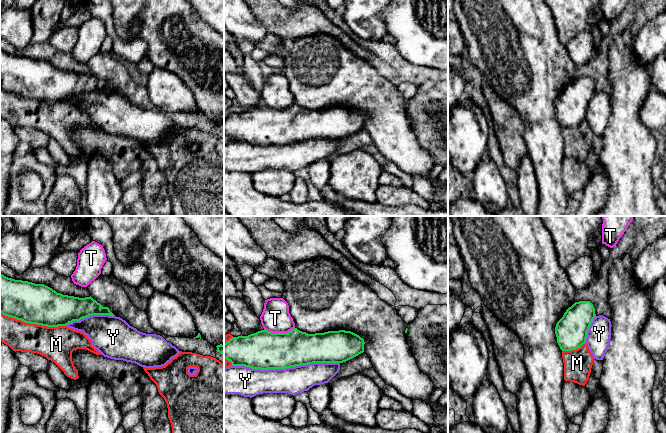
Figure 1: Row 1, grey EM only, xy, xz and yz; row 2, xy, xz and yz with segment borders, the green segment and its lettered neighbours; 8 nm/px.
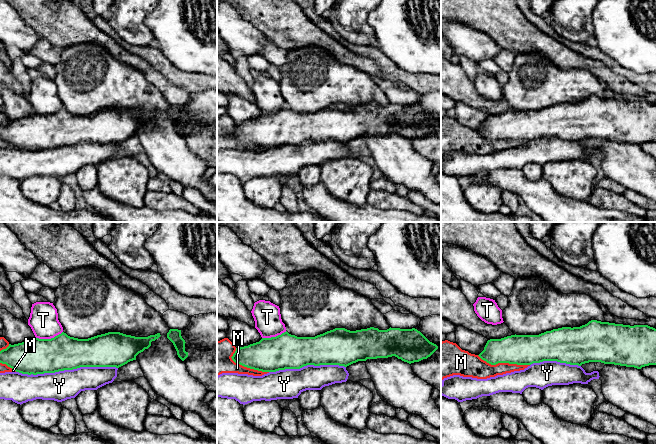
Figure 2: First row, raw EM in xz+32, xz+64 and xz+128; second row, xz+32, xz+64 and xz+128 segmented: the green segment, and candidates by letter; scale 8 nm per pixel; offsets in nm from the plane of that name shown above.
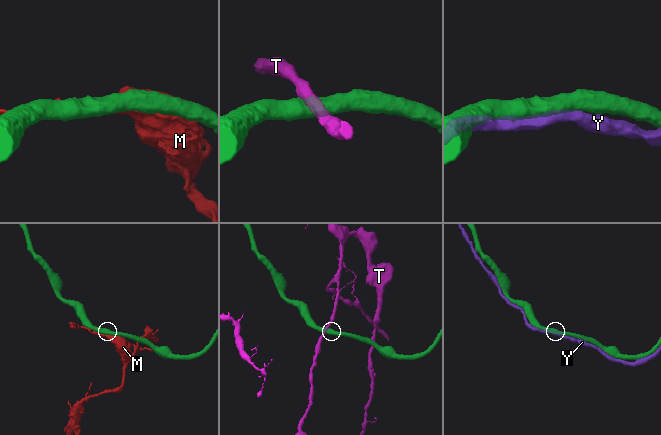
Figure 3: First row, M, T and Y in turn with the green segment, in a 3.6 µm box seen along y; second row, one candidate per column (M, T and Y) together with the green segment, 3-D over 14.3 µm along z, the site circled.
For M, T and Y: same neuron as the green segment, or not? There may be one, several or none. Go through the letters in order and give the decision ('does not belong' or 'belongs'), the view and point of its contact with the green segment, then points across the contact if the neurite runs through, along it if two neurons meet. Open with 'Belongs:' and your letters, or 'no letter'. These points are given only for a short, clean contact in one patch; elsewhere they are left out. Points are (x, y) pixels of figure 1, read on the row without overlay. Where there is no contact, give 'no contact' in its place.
Belongs: Y
M: does not belong; meets green in xy at (33, 99)
T: does not belong; meets green in xz at (279, 109)
Y: belongs; meets green in xz at (285, 143)

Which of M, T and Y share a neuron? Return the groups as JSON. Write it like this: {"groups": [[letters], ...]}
{"groups": [["M"], ["T"], ["Y"]]}

